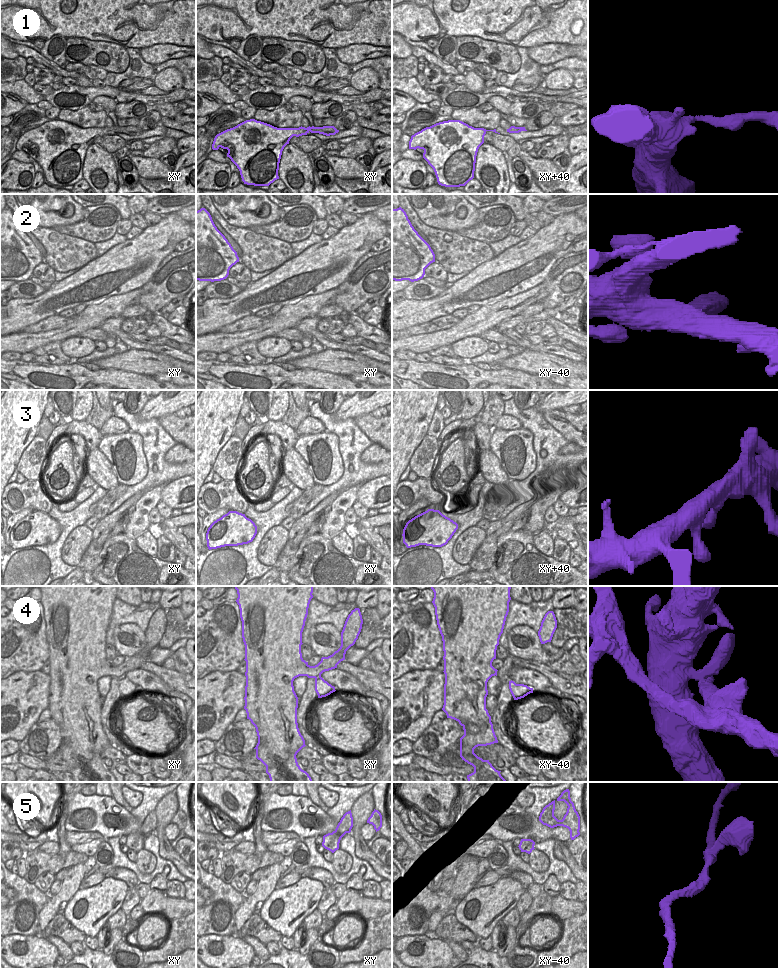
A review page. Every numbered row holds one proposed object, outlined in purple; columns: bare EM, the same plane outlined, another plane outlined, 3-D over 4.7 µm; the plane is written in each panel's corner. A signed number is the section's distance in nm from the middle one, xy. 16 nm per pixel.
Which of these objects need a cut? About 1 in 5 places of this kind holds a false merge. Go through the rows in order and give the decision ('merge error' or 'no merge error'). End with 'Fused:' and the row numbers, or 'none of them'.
1: no merge error
2: no merge error
3: no merge error
4: merge error
5: no merge error
Fused: 4

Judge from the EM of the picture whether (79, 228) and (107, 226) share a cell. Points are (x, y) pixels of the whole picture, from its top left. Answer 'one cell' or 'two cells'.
one cell

